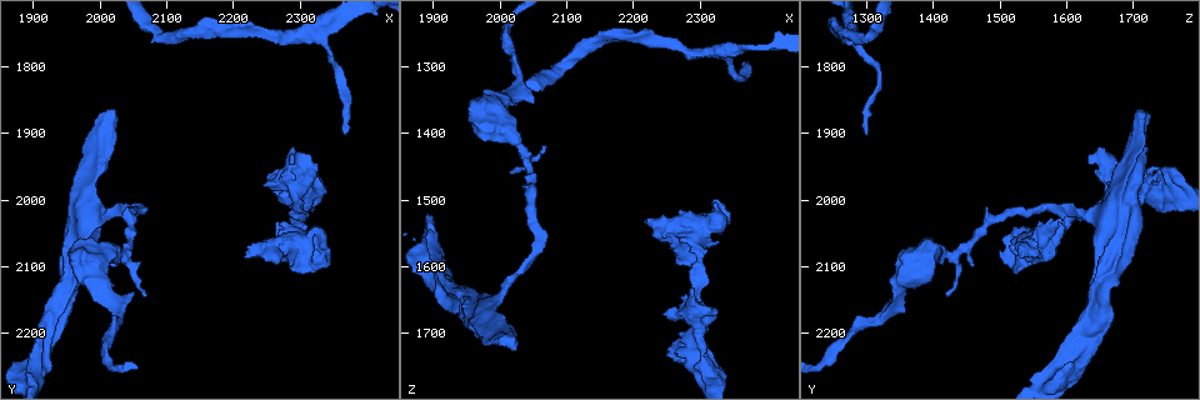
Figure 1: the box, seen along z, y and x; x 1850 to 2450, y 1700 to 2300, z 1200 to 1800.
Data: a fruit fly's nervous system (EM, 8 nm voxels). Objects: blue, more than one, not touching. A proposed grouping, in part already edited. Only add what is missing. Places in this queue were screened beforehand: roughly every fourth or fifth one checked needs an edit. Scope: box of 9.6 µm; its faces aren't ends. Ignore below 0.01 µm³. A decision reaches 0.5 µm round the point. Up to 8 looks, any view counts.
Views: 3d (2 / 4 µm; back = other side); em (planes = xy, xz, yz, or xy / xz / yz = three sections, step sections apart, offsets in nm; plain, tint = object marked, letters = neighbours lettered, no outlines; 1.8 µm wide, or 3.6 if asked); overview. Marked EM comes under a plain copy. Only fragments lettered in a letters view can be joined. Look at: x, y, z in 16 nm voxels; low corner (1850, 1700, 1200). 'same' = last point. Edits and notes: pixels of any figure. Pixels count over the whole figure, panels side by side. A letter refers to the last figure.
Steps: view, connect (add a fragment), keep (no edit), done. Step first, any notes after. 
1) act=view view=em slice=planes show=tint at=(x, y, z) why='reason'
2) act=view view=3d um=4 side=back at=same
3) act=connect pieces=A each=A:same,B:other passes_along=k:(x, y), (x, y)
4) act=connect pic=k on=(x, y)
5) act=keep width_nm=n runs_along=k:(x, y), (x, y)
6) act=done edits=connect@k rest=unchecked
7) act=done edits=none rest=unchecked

act=view view=em slice=planes show=letters at=(2365, 1905, 1300) why='long arm stops here'

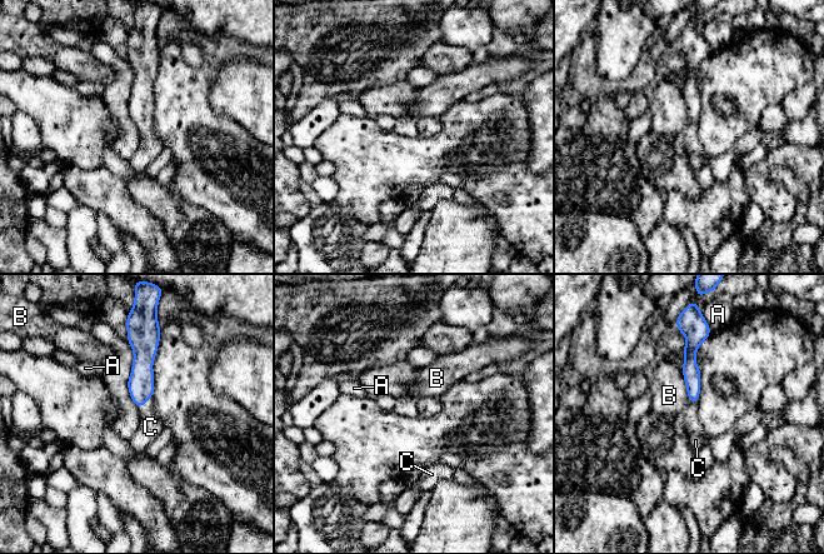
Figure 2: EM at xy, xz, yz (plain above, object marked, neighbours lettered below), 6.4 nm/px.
act=connect pieces=C width_nm=80 each=A:other,B:other,C:same passes_along=2:(140, 384), (143, 404), (150, 427) found='the cell continues'

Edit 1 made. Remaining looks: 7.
act=view view=3d um=2 at=(2020, 1870, 1720) why='branch stops here'

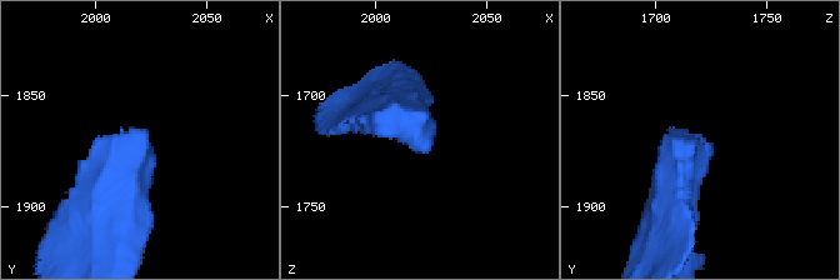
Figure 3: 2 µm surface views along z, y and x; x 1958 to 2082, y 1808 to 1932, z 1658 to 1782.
act=view view=em slice=planes show=letters at=(2019, 1870, 1724) why='need the tissue'

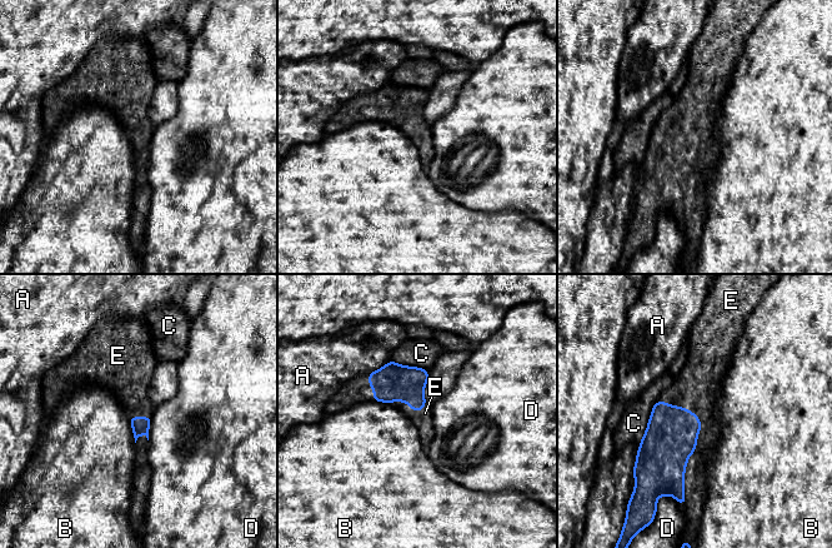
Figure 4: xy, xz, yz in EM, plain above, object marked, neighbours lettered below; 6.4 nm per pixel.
act=connect pieces=E longest_contact=E:300nm each=A:other,B:other,C:other,D:other,E:same passes_along=4:(671, 436), (680, 407), (692, 387) found='the cell continues'

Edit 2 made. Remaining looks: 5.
act=view view=3d um=2 at=(2215, 2085, 1530) why='an open end'

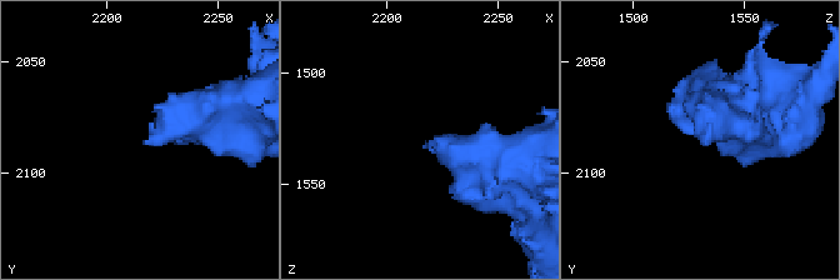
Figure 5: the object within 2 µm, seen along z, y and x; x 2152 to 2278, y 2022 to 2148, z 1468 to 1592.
act=view view=em slice=planes show=letters at=(2218, 2085, 1531) why='need the tissue'

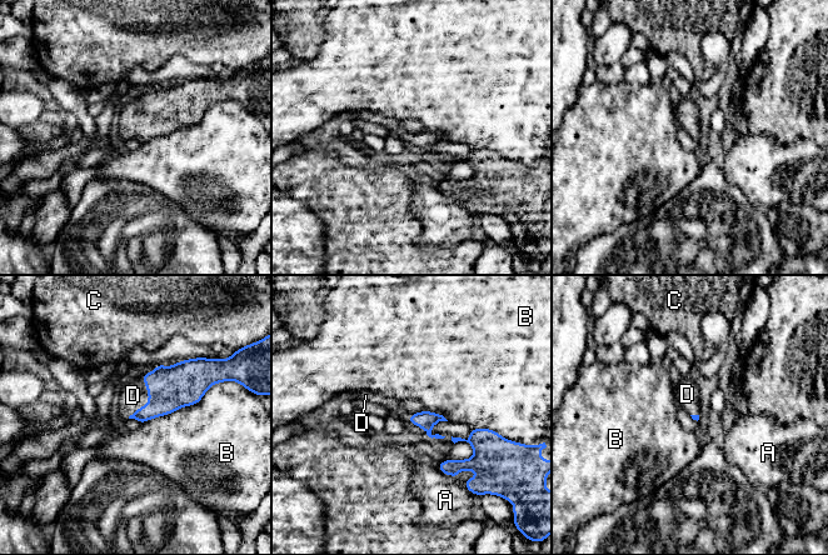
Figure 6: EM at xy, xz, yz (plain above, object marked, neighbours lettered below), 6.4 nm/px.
act=connect pieces=D each=A:other,B:other,C:other,D:same passes_along=6:(183, 384), (149, 400), (133, 395) found='the cell continues'

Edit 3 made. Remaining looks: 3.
act=done edits=connect@2,connect@4,connect@6 rest=unchecked

